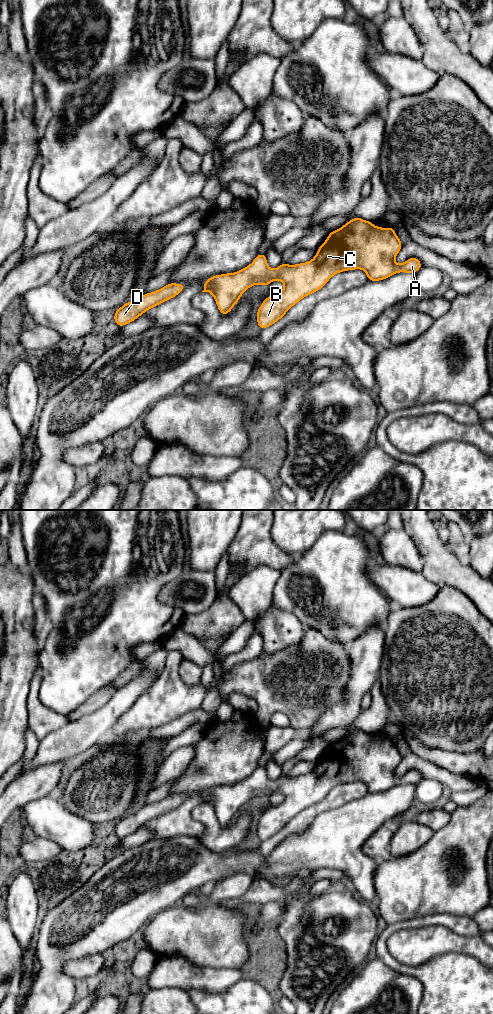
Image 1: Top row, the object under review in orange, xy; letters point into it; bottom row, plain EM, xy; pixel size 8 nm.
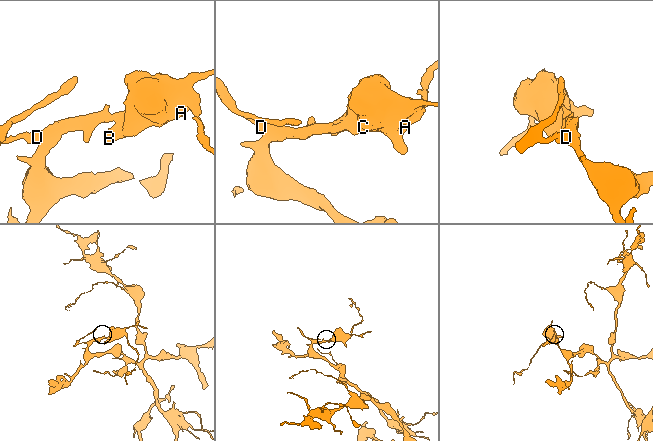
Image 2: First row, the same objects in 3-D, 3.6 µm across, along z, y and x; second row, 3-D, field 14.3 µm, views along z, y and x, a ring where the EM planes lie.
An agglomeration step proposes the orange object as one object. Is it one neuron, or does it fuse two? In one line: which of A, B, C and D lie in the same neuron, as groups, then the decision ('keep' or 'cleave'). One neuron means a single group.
groups A B C D; keep

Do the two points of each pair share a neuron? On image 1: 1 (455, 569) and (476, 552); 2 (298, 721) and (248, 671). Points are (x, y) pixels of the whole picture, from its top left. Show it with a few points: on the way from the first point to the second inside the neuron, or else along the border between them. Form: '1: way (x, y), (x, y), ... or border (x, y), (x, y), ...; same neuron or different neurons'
1: border (465, 562), (482, 577); different neurons
2: way (287, 707), (277, 697), (272, 697), (262, 685); same neuron

